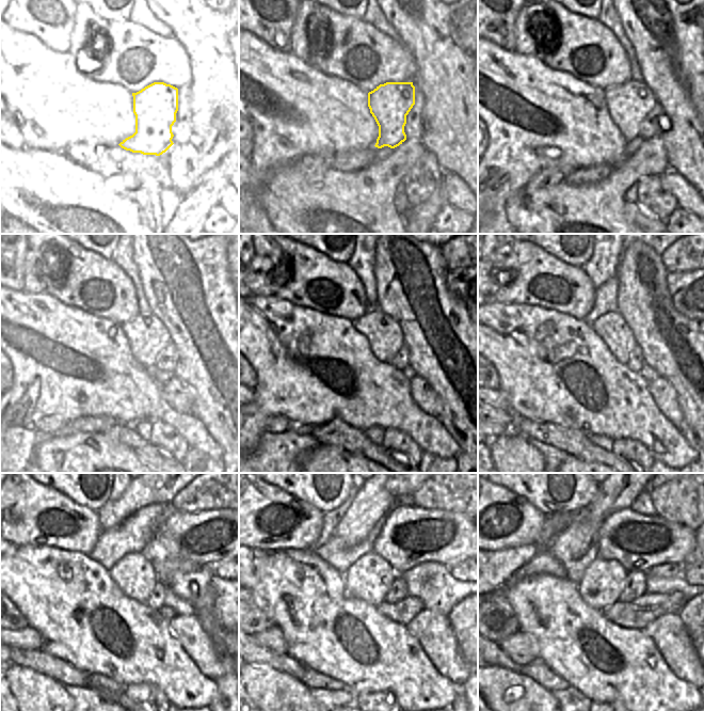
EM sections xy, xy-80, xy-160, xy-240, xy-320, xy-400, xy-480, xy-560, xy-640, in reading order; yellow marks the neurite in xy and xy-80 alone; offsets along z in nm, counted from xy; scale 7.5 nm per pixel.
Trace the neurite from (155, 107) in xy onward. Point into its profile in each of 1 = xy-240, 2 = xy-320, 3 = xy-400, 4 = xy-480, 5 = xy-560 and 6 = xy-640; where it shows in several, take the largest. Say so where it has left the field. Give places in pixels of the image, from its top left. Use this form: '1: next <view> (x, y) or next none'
1: next xy-240 (147, 335)
2: next xy-320 (385, 337)
3: next xy-400 (612, 329)
4: next xy-480 (134, 575)
5: next xy-560 (369, 579)
6: next xy-640 (601, 585)

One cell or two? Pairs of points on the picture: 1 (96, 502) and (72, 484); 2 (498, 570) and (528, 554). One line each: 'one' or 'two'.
1: one
2: one

